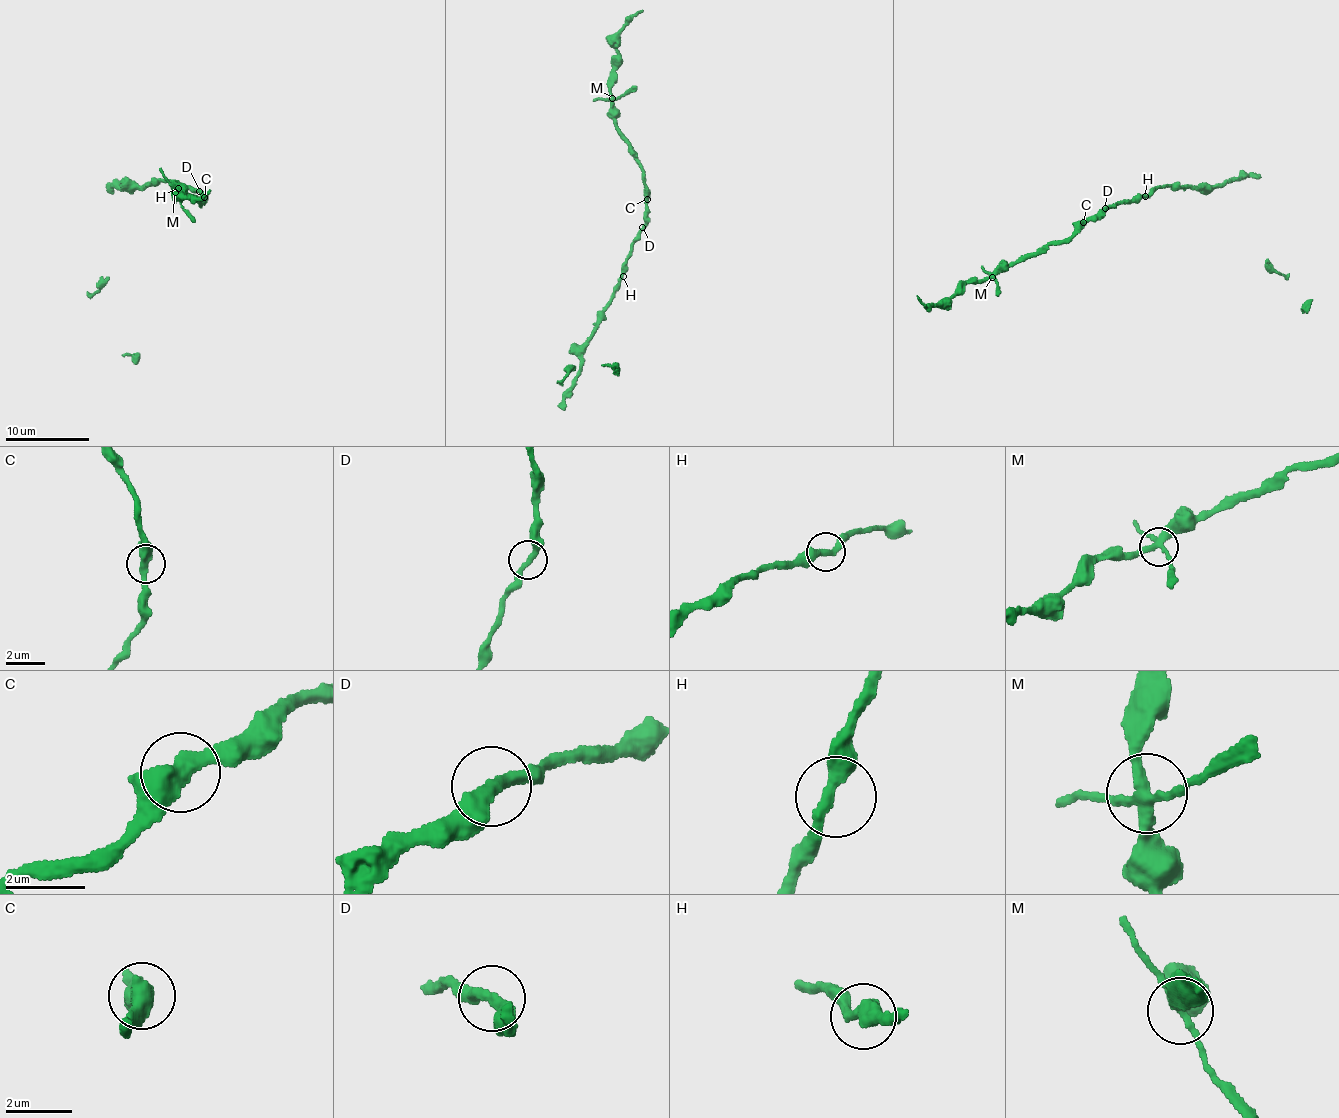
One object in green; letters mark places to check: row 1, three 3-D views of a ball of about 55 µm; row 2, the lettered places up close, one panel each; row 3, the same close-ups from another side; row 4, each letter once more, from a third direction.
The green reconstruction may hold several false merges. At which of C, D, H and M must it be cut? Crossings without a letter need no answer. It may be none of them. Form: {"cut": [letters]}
{"cut": []}

